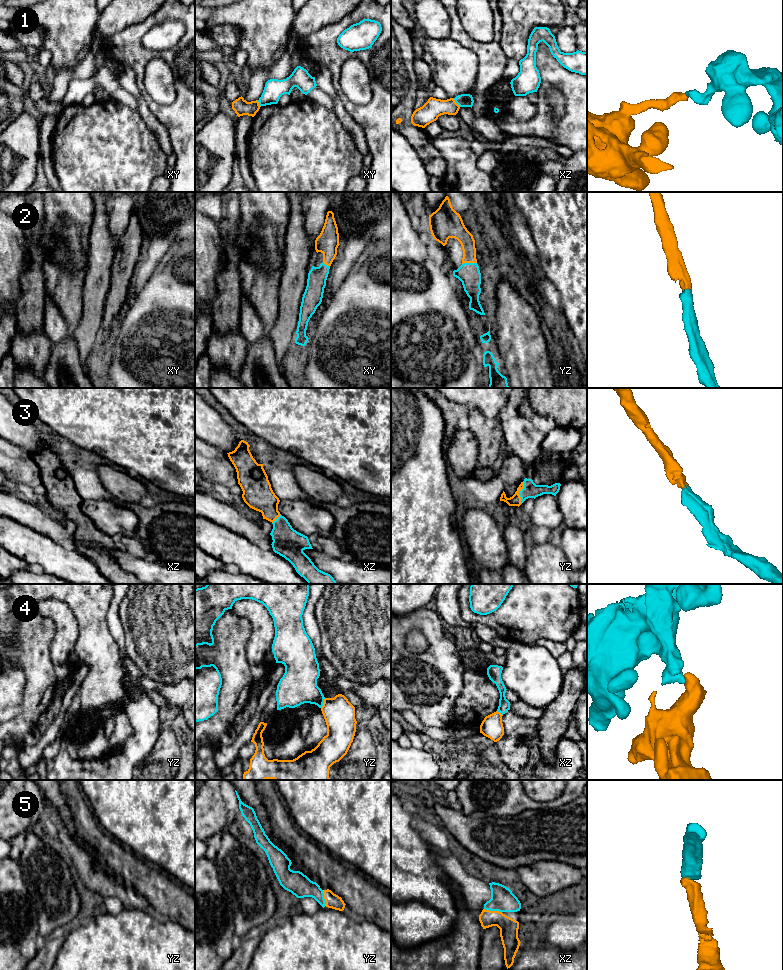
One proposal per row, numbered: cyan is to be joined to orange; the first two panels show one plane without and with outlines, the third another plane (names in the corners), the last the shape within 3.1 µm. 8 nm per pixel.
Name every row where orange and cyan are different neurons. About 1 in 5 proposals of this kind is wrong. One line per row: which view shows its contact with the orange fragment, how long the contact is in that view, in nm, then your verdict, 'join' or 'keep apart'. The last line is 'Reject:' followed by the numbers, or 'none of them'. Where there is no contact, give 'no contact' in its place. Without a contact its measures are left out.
1: meets orange in xz; contact 100 nm long; keep apart
2: meets orange in yz; contact 120 nm long; join
3: meets orange in yz; contact 190 nm long; join
4: meets orange in yz; contact 90 nm long; keep apart
5: meets orange in xz; contact 150 nm long; join
Reject: 1, 4

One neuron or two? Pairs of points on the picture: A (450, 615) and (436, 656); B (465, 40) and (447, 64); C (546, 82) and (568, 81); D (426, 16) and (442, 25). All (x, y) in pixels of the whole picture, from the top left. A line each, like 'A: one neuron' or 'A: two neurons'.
A: two neurons
B: two neurons
C: one neuron
D: one neuron

